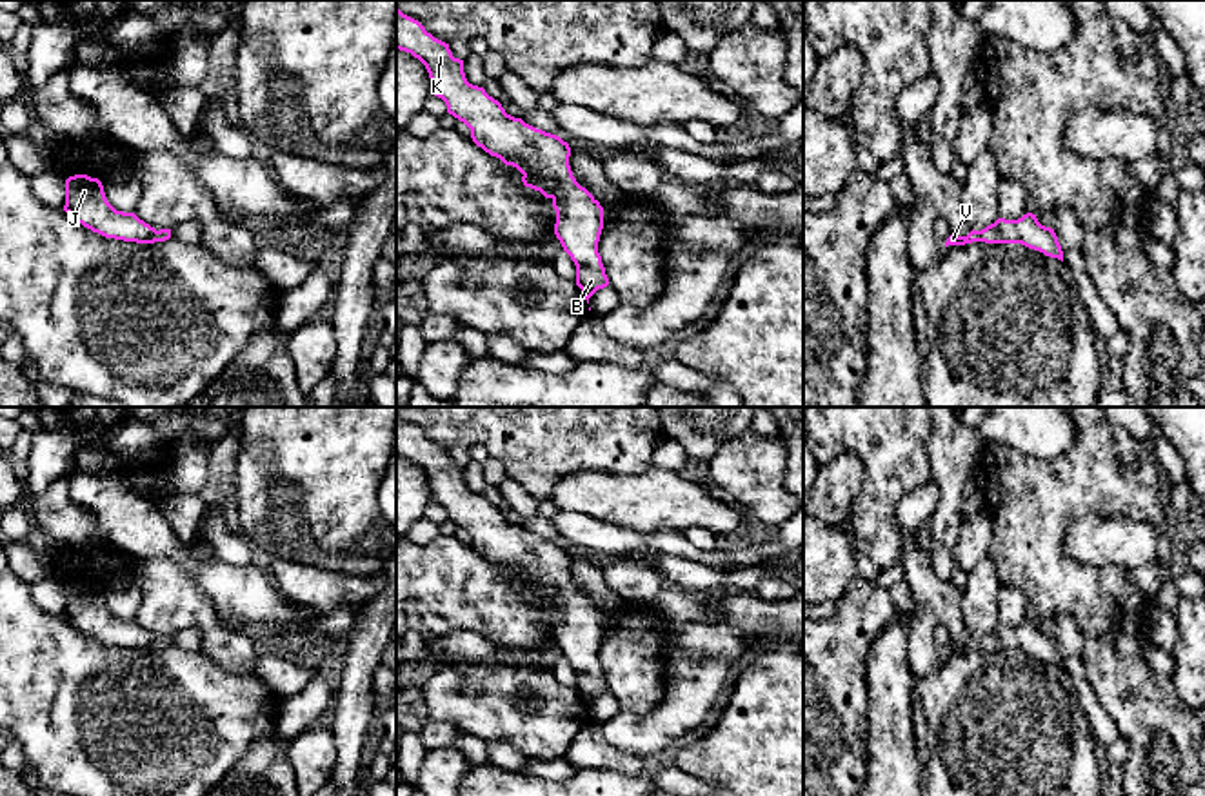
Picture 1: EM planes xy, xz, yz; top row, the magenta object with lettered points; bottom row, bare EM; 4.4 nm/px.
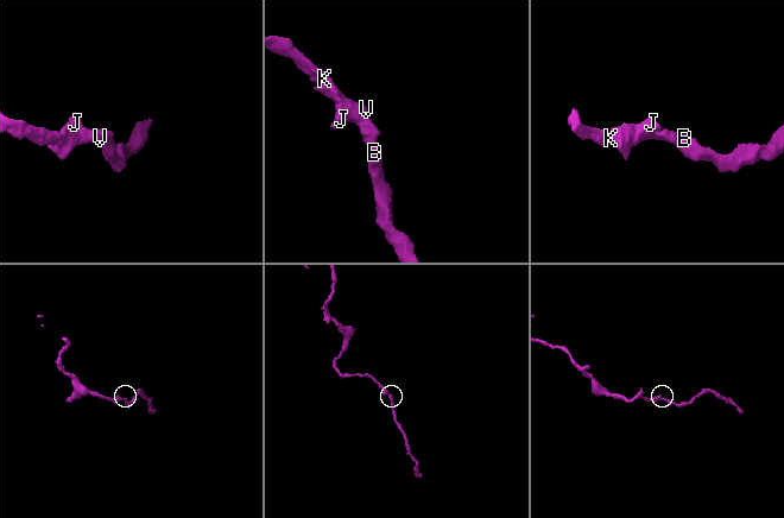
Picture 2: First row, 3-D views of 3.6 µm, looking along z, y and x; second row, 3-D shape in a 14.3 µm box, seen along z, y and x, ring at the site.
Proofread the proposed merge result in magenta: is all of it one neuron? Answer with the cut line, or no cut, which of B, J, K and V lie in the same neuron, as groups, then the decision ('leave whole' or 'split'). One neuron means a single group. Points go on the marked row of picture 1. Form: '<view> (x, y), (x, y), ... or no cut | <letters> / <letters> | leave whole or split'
no cut | B J K V | leave whole

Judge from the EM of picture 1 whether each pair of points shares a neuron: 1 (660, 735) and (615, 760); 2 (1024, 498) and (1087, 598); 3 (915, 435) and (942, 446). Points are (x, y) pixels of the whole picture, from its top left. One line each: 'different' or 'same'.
1: different
2: same
3: different

